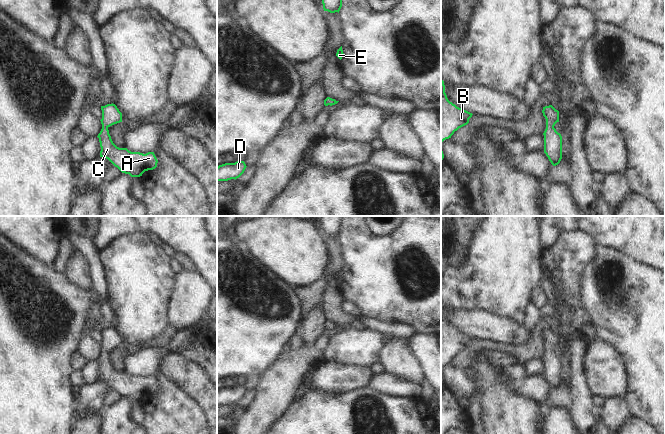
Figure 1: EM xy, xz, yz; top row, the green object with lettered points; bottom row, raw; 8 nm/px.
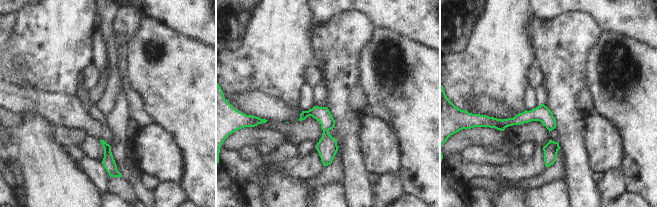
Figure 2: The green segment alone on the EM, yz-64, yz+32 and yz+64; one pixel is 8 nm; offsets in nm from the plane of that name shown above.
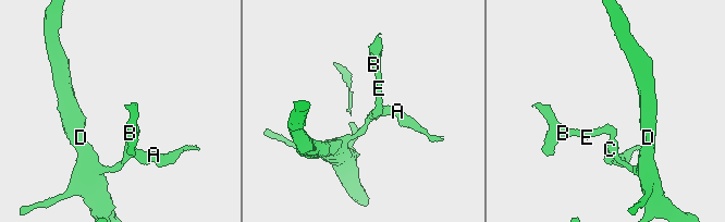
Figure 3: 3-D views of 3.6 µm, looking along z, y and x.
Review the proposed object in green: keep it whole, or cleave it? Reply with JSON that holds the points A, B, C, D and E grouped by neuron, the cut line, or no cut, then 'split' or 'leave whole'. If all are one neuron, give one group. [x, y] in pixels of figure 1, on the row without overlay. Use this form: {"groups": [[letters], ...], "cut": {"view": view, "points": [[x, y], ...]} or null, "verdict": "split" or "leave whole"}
{"groups": [["A", "B", "C", "D", "E"]], "cut": null, "verdict": "leave whole"}

